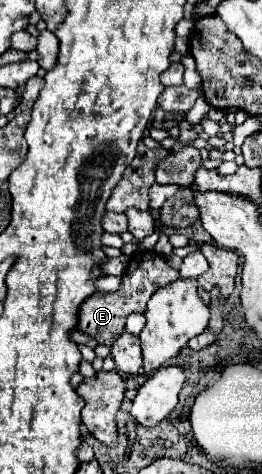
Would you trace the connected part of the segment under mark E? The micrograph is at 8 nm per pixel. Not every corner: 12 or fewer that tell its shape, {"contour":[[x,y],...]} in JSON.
{"contour":[[157,252],[131,256],[115,292],[79,306],[77,330],[111,346],[133,312],[175,282]]}

